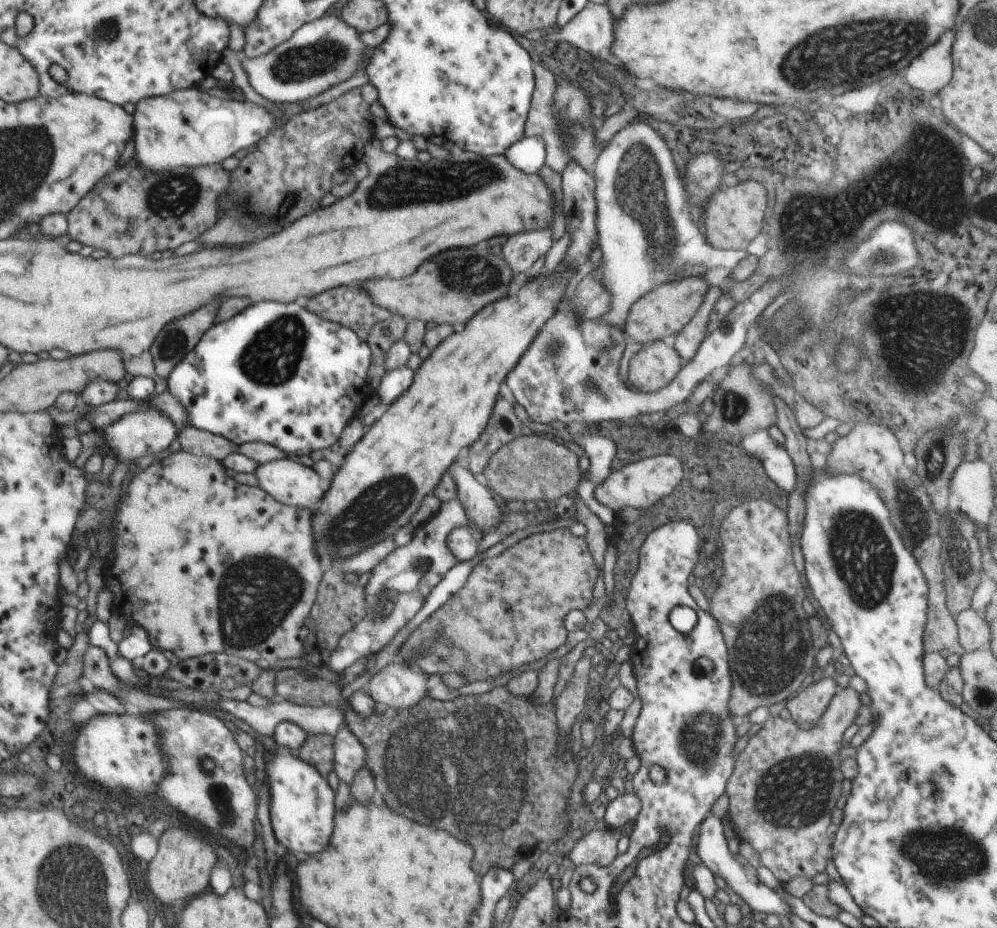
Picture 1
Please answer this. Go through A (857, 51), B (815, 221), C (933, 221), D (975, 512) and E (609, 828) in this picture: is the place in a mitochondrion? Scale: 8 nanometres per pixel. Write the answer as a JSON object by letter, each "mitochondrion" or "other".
{"A":"mitochondrion","B":"mitochondrion","C":"mitochondrion","D":"other","E":"other"}

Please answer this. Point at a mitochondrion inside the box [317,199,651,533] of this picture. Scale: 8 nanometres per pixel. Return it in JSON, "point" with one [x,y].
{"point":[468,273]}

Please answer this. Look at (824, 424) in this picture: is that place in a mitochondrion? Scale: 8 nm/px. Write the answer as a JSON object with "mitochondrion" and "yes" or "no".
{"mitochondrion":"no"}

